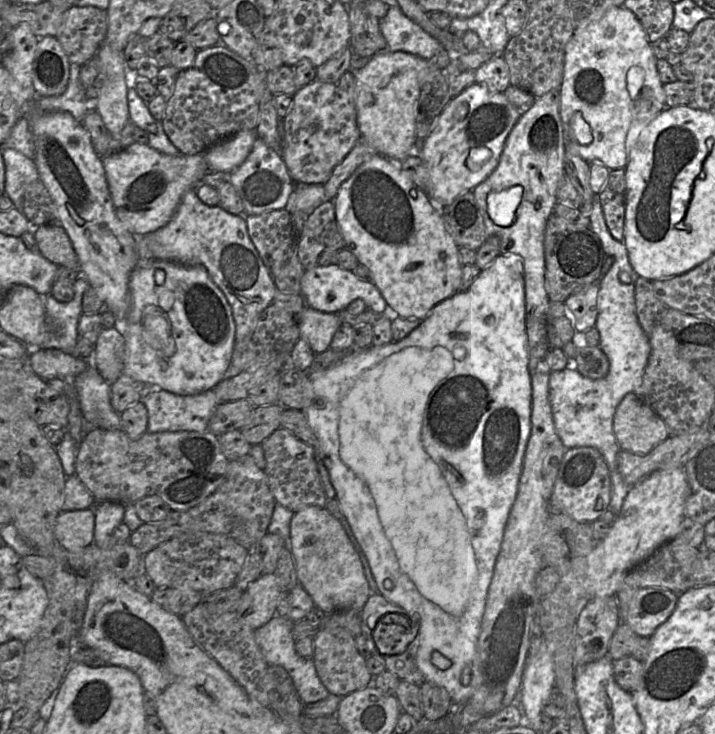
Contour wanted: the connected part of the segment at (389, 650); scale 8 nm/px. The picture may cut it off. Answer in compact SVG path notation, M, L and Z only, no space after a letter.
M398 613L384 615L372 631L372 638L379 652L388 655L403 653L413 641L407 619Z

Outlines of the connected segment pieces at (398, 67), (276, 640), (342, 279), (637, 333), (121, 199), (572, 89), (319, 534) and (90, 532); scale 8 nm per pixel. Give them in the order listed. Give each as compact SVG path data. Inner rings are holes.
M380 51L354 72L357 126L368 145L394 162L400 162L415 149L415 121L420 95L419 74L436 67L433 61L401 51Z
M275 615L267 624L255 630L255 640L269 665L282 666L289 673L295 692L303 704L316 703L330 694L317 675L314 660L303 658L296 652L295 637L292 634L293 623L295 622Z
M339 264L328 266L316 265L305 269L301 278L301 295L307 306L326 313L339 313L346 310L348 305L356 300L362 299L368 309L374 312L385 312L388 304L377 286L372 281L359 278L353 271L342 268Z
M598 195L591 204L588 217L590 228L598 235L606 254L598 282L598 316L595 327L600 333L600 349L608 357L610 369L602 379L583 376L573 364L561 371L552 371L549 381L550 403L556 432L567 449L593 447L603 455L611 478L610 509L619 515L630 486L624 482L618 470L617 456L621 448L614 433L614 416L623 398L640 388L651 347L636 312L635 284L639 275L629 261L624 242L614 239L609 232ZM621 272L629 273L629 283L620 280Z
M138 143L103 157L102 163L116 215L134 236L143 236L164 227L173 218L183 195L202 184L202 177L209 169L203 154L172 156L161 153L148 144Z
M623 6L613 7L607 10L595 21L580 21L578 23L565 48L564 73L561 86L559 88L560 116L563 123L566 142L569 143L570 146L573 146L577 153L588 163L600 163L606 166L609 170L625 168L628 162L626 140L630 126L635 122L648 122L666 108L665 91L657 71L656 60L651 43L648 40L642 24L633 12Z
M308 506L294 512L290 523L290 551L294 558L298 582L311 596L315 606L327 614L347 609L362 609L371 595L363 565L340 520L325 507Z
M94 508L64 510L56 518L54 535L65 549L80 551L93 543L94 527Z

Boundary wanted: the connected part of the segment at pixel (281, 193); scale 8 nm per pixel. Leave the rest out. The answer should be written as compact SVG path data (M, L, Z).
M257 138L246 160L230 172L228 181L235 187L244 207L244 215L257 215L271 210L288 209L295 182L291 179L281 153Z

